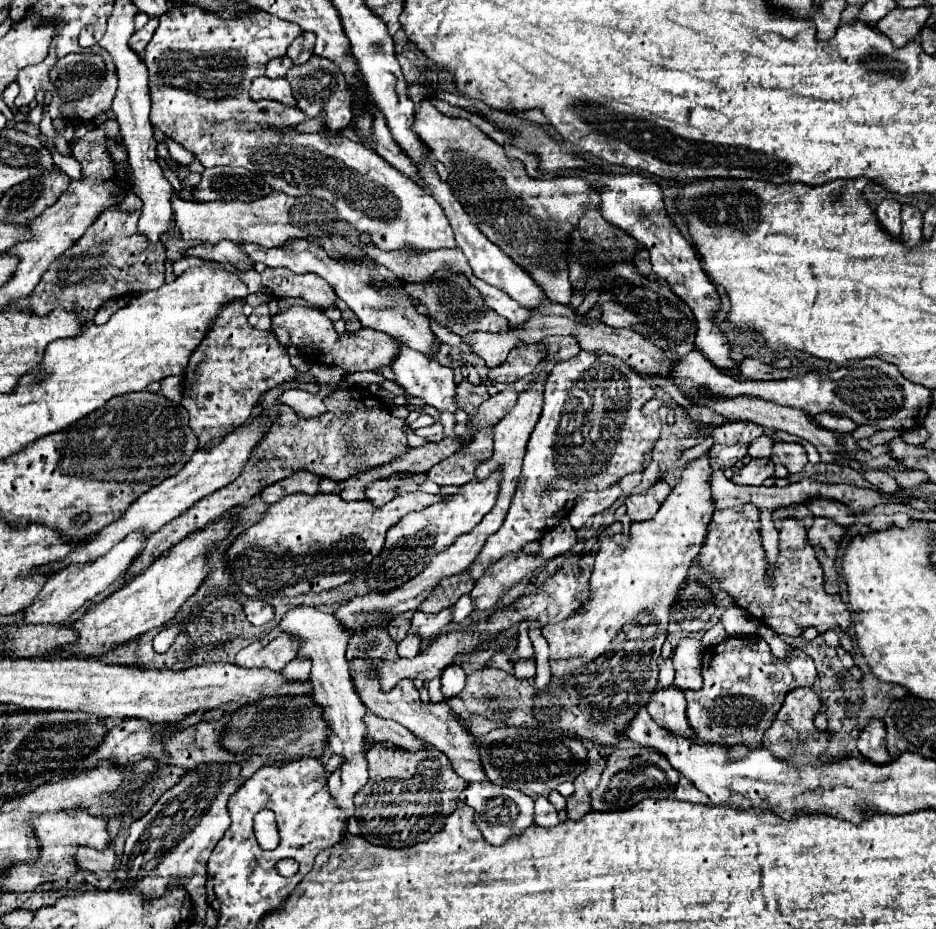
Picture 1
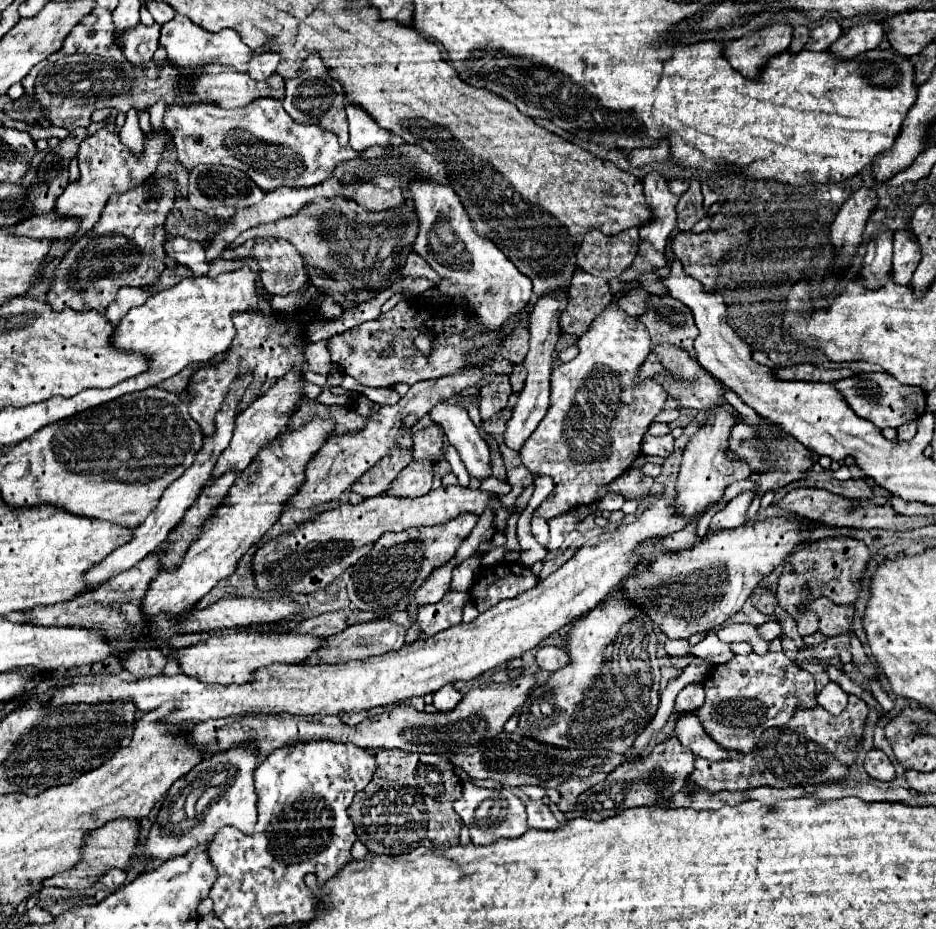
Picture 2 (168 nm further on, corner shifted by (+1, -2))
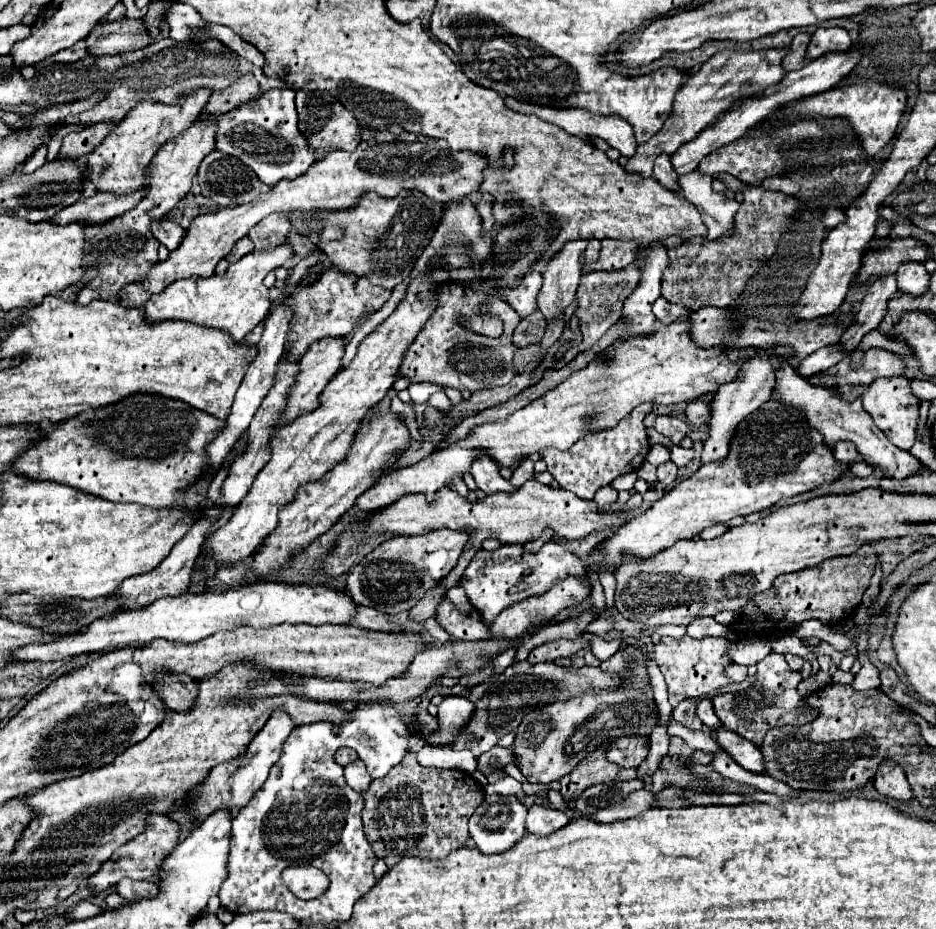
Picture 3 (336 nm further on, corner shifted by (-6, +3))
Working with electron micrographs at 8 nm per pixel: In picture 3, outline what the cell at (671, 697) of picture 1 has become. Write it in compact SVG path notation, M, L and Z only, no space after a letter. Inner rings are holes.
M722 728L714 732L716 742L720 744L720 748L724 748L744 770L754 772L754 774L762 774L764 772L764 762L762 762L762 752L756 744L752 744L750 740Z

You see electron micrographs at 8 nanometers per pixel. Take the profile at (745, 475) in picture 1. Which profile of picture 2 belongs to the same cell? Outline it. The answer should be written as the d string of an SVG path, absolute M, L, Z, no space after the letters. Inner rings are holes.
M741 491L735 499L731 499L727 507L713 517L711 529L733 529L747 523L747 509L753 501L753 495L755 493L751 491Z

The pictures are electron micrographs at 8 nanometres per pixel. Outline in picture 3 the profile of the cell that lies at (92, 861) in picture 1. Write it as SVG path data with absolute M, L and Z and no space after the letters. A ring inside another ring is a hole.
M124 878L118 886L116 886L116 892L132 902L132 900L142 900L142 898L154 898L154 894L158 894L158 886L152 884L152 882L134 882L130 878Z

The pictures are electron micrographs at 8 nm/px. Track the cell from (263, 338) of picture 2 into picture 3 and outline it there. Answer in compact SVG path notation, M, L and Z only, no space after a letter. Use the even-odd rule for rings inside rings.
M326 268L320 278L308 286L302 286L302 290L294 296L294 326L290 326L290 354L288 360L298 360L310 344L324 336L346 336L354 330L356 322L364 314L372 314L384 306L384 302L390 298L390 290L382 286L372 286L366 276L356 274L344 274L336 268ZM316 294L316 296L314 296ZM314 296L314 298L312 298ZM302 306L308 306L310 310L302 310Z

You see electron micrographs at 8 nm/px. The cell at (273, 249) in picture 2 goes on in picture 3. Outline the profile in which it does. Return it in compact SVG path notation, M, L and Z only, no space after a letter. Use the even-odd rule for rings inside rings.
M270 214L250 230L248 238L254 242L256 248L274 248L286 242L288 230L290 230L290 220L286 214Z

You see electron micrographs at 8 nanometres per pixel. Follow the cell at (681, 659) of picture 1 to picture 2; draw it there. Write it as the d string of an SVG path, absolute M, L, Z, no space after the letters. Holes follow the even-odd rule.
M689 683L679 691L679 695L675 699L675 713L695 711L703 705L703 699L705 699L703 685L701 683Z

